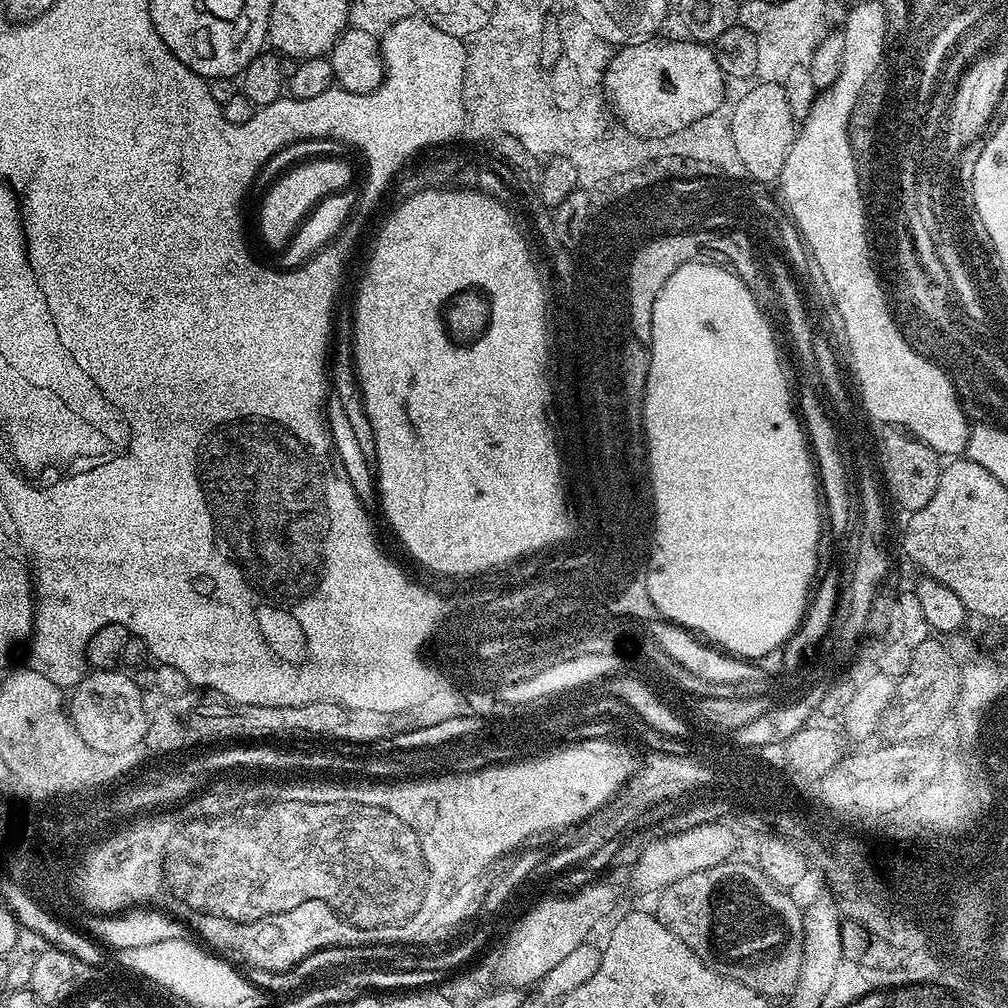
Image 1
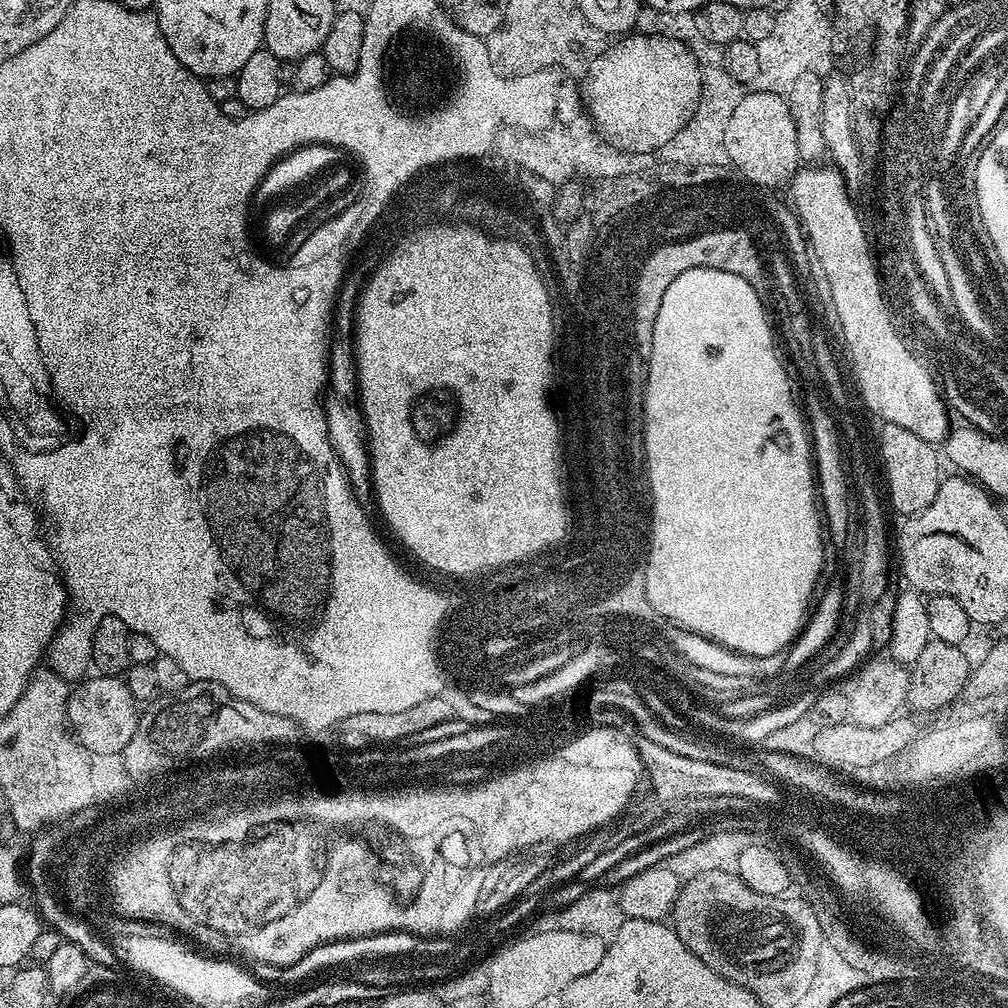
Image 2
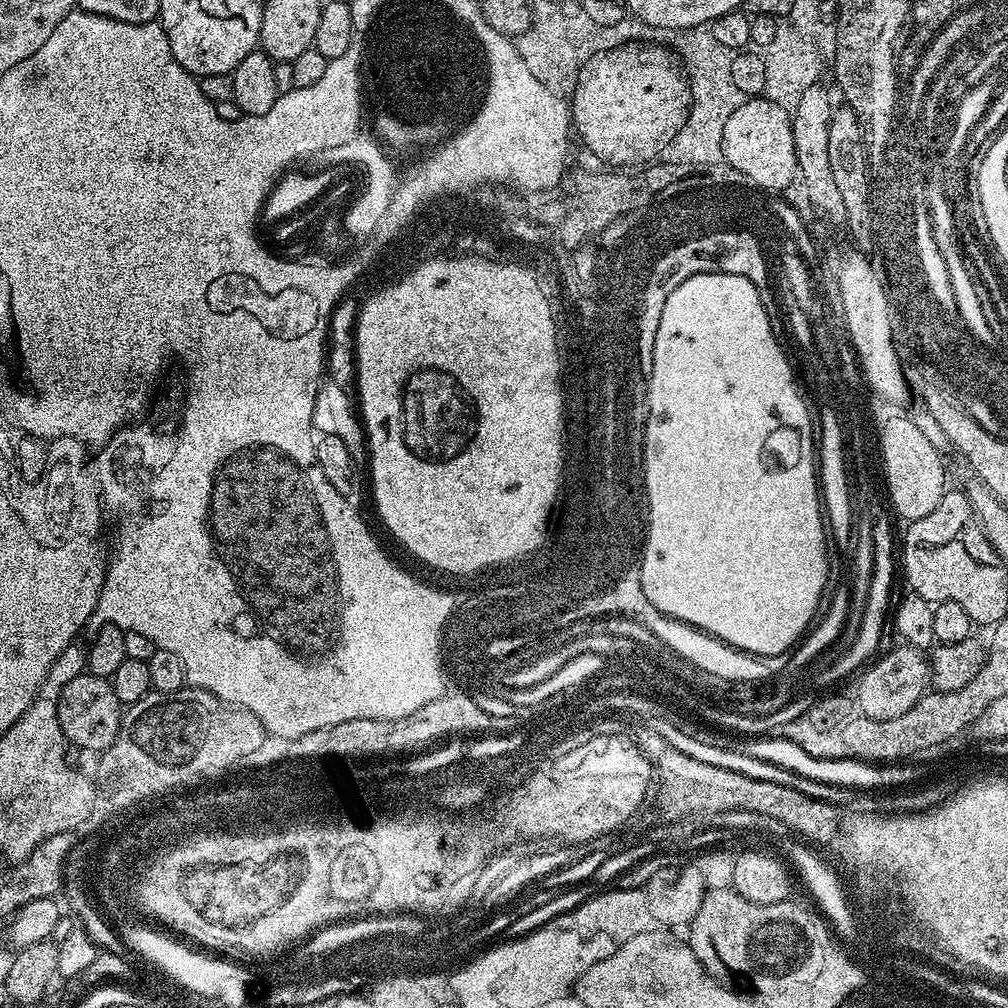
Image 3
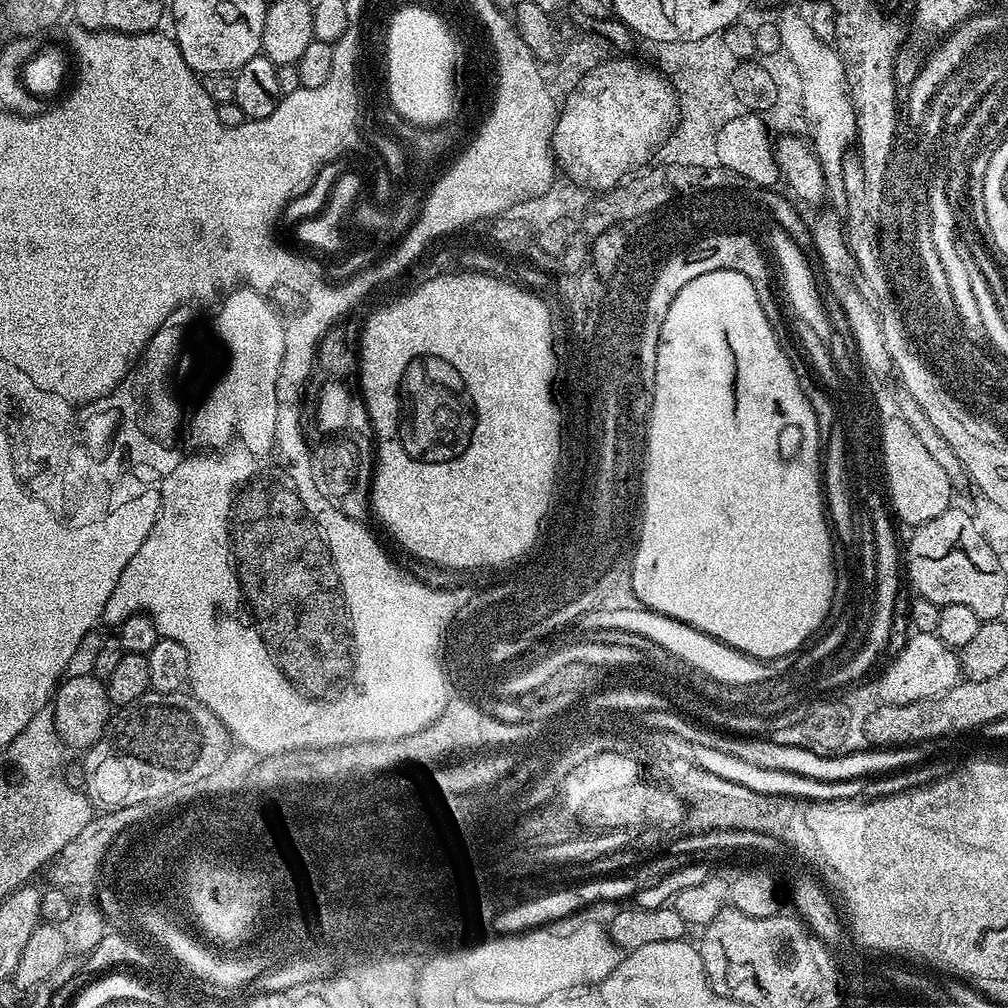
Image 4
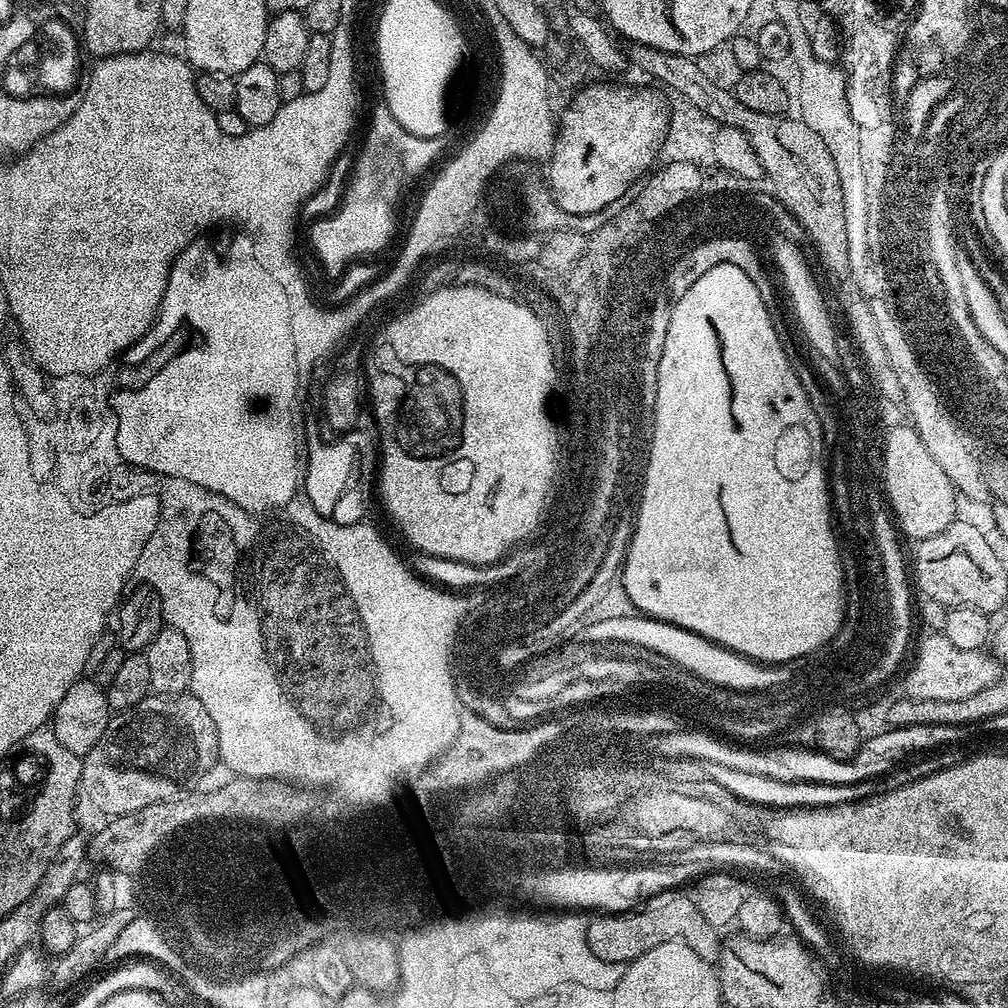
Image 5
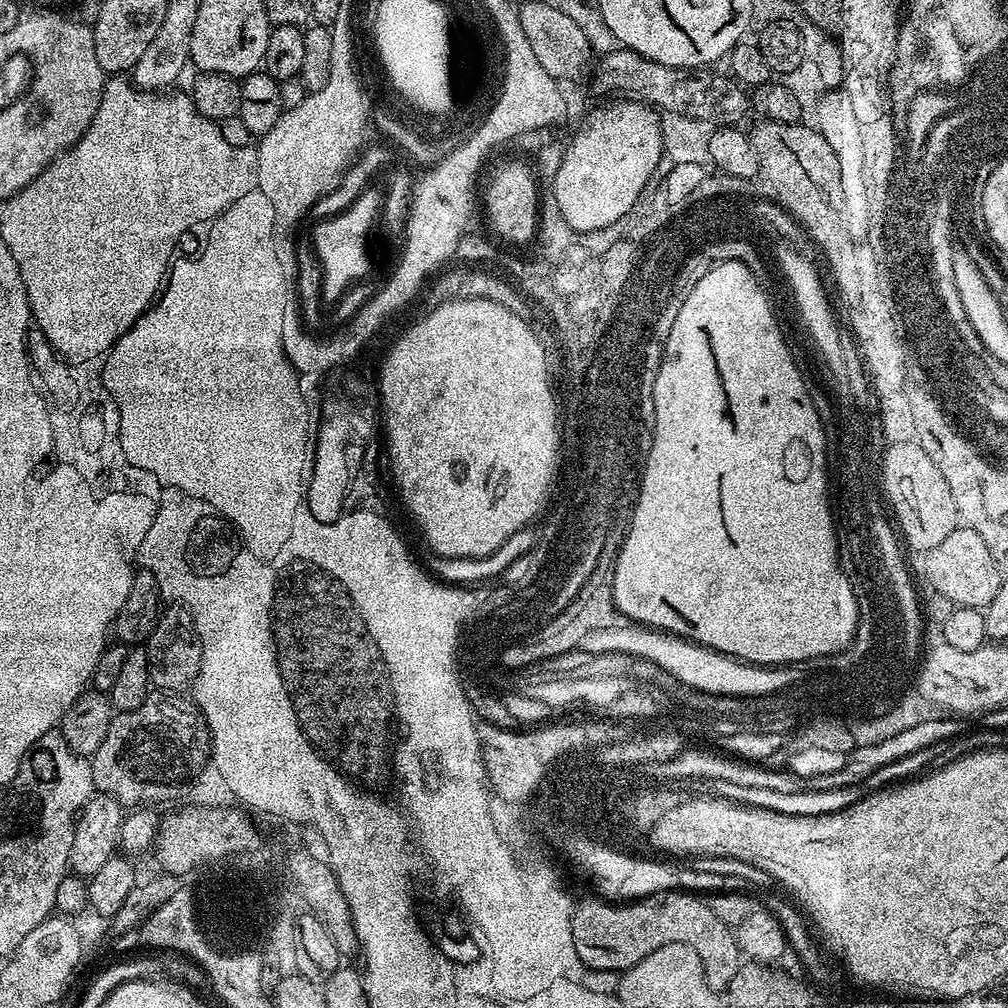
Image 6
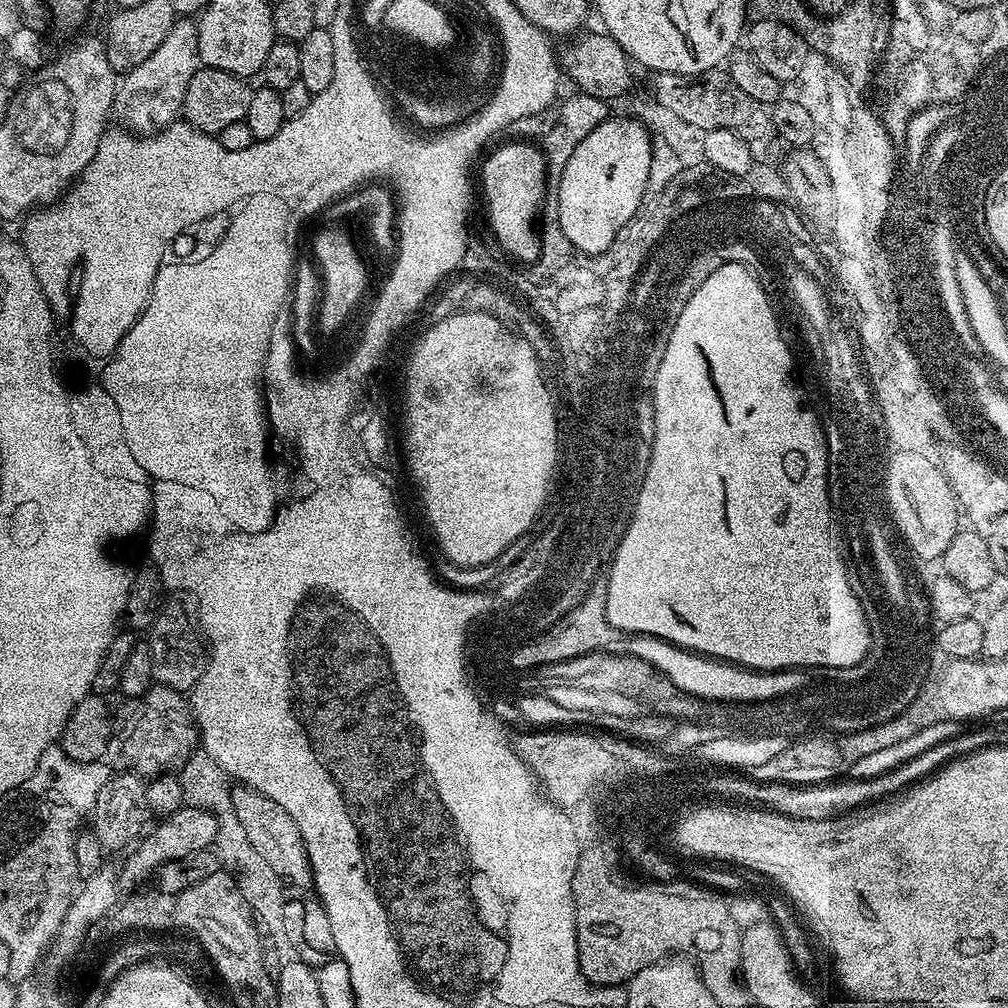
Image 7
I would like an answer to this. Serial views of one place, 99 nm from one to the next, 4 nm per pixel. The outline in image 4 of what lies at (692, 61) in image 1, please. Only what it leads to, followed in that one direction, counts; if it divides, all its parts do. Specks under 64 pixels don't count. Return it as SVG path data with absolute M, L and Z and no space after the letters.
M632 58L614 59L618 60L593 63L587 80L583 80L580 87L573 88L575 95L563 109L566 126L556 132L556 151L560 153L561 169L572 173L576 179L599 187L612 184L623 171L649 157L652 149L667 136L668 129L675 120L676 107L679 106L675 86L651 63L639 64L636 60L628 60Z

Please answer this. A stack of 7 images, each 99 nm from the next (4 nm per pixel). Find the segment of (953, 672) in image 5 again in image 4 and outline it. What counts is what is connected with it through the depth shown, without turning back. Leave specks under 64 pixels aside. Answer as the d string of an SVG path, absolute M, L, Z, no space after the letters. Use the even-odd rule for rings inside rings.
M913 631L911 635L901 646L900 653L889 662L888 669L879 673L880 699L883 703L908 704L946 694L944 676L940 676L940 672L948 672L948 684L953 687L961 683L960 657L953 649L947 648L935 632ZM936 684L940 684L940 688L936 688Z

